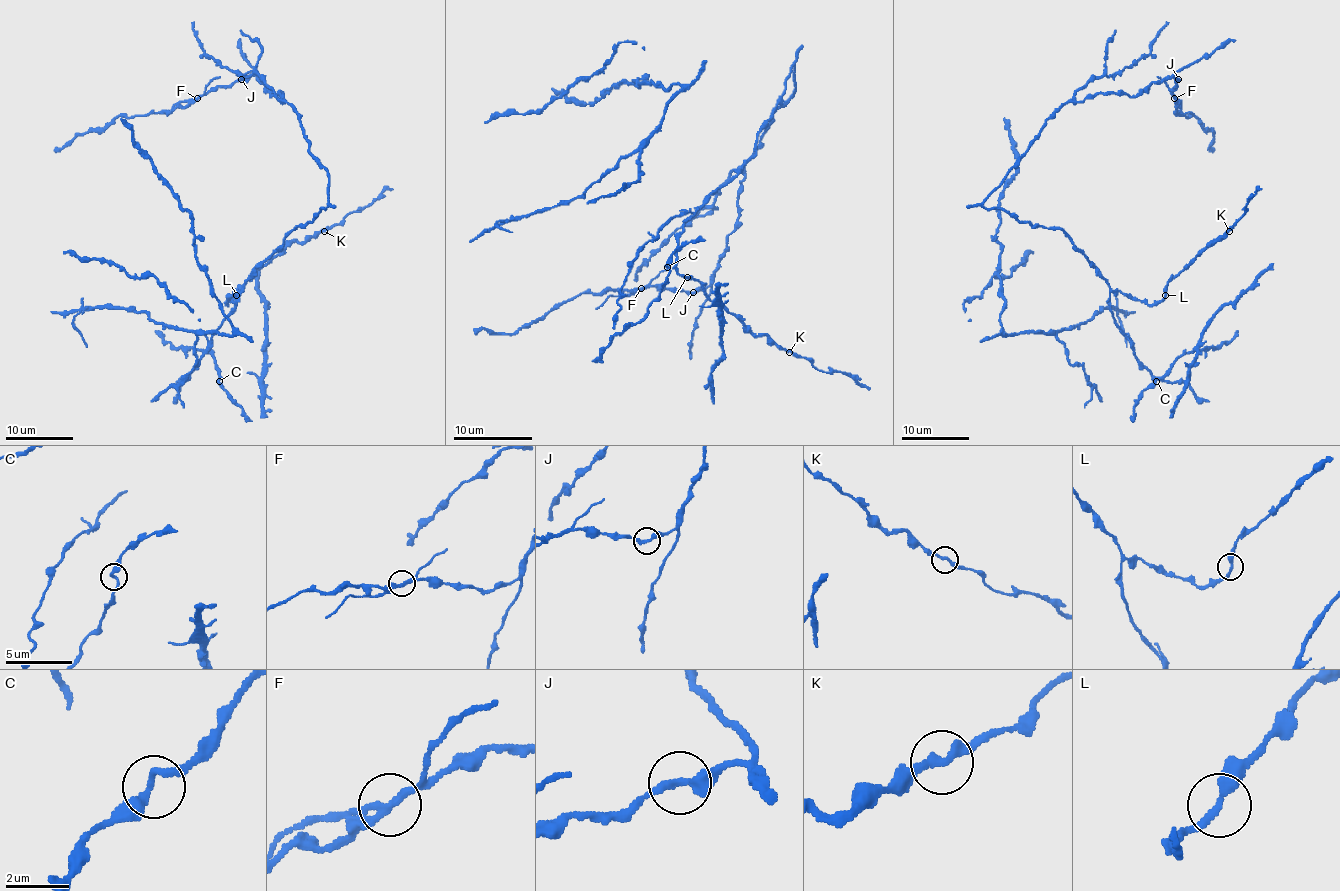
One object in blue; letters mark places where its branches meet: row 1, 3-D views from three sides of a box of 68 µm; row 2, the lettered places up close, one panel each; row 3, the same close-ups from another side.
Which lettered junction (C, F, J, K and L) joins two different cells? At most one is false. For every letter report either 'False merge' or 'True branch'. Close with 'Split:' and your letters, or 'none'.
C: True branch
F: False merge
J: True branch
K: True branch
L: True branch
Split: F

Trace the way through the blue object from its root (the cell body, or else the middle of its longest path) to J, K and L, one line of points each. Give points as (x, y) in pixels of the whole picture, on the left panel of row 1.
J: (295, 227), (327, 206), (327, 170), (280, 93), (272, 96), (255, 76), (241, 79)
K: (295, 227), (255, 270), (245, 286), (230, 296), (228, 305), (258, 268), (294, 241), (305, 243), (324, 231)
L: (295, 227), (283, 244), (255, 270), (245, 286), (230, 296), (228, 305), (236, 295)

